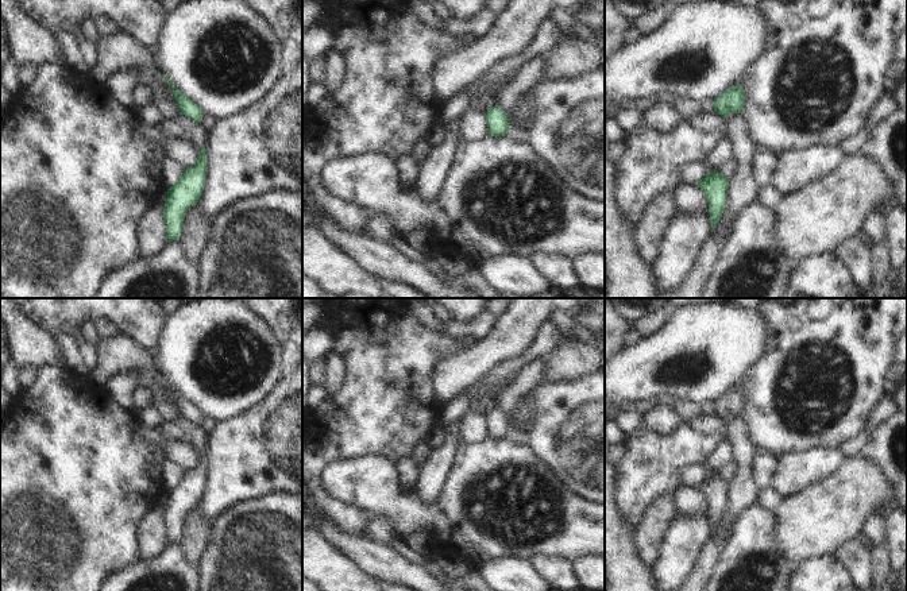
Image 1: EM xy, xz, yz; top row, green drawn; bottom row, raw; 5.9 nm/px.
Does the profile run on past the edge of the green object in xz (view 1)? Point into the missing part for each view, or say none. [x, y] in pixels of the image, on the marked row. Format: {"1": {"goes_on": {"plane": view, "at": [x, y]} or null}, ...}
{"1": {"goes_on": null}}

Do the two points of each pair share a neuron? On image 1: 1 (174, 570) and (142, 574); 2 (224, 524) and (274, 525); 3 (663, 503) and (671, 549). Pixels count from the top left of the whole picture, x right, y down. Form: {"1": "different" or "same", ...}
{"1": "same", "2": "same", "3": "different"}

